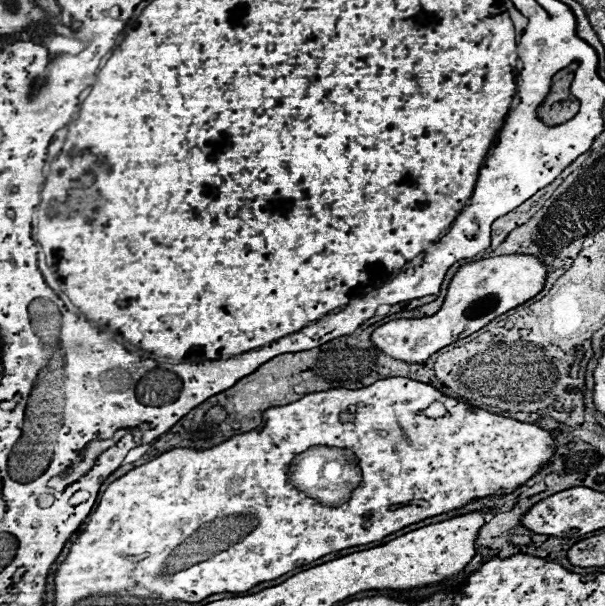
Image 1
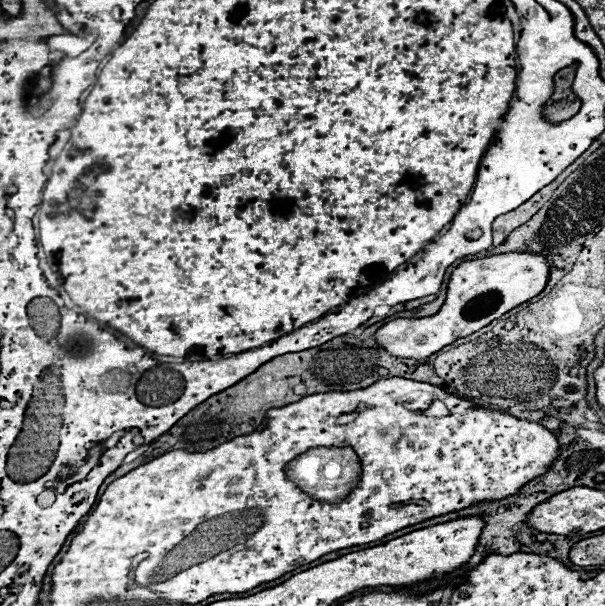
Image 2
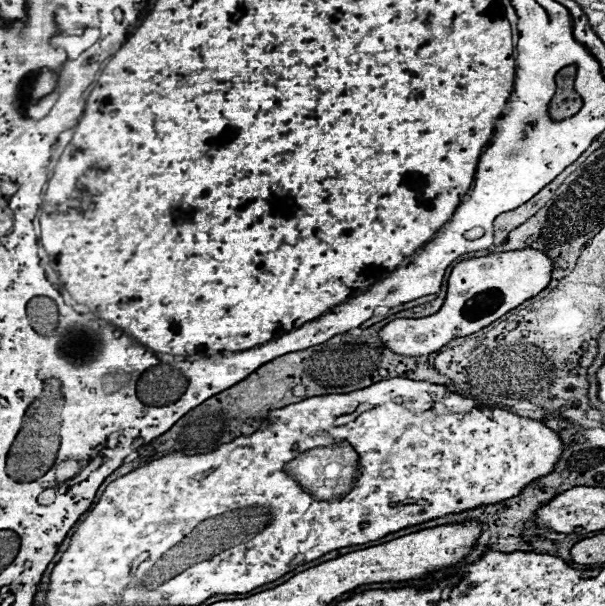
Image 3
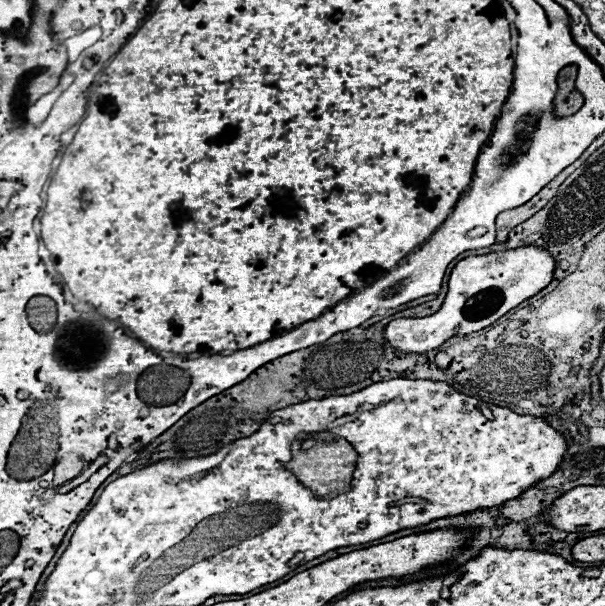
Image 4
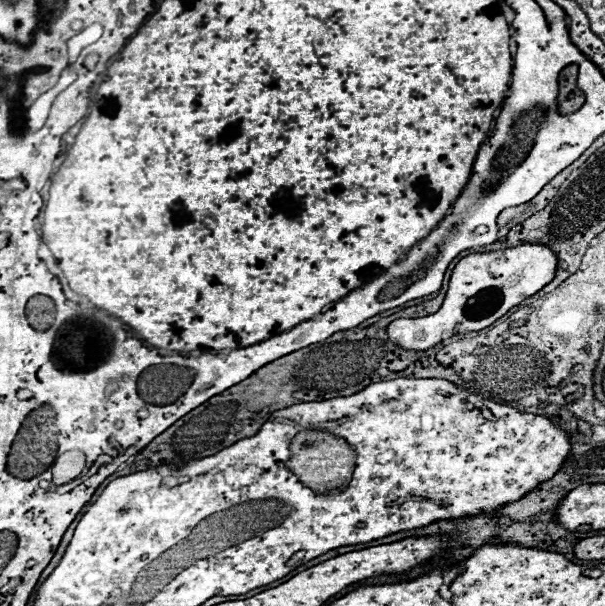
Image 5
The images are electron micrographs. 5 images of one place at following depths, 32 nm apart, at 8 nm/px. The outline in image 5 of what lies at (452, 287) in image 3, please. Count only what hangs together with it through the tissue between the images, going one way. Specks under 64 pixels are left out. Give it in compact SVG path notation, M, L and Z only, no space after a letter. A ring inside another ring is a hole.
M518 244L514 248L468 254L464 256L450 278L448 294L444 298L442 308L432 316L422 318L398 318L388 326L388 336L394 344L406 350L428 350L434 344L442 342L444 330L454 332L476 332L500 316L504 316L510 308L526 300L544 288L556 274L558 258L554 250L544 244Z

